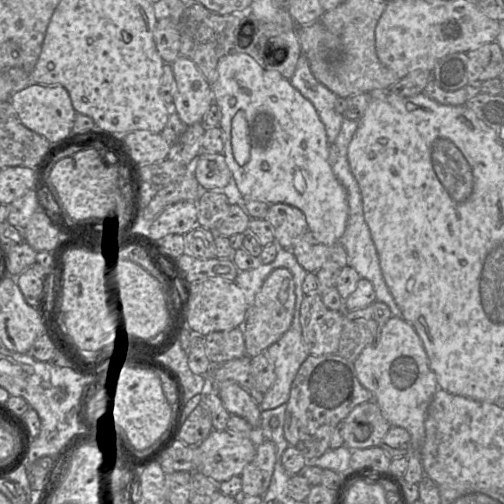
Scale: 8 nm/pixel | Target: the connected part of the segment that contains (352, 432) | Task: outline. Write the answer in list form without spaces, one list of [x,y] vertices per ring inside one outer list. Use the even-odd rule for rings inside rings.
[[[373,400],[361,403],[342,421],[344,445],[350,450],[379,447],[390,427]]]

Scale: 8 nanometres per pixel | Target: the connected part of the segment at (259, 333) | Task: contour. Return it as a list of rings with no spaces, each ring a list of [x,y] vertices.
[[[273,270],[257,293],[243,327],[246,356],[255,357],[264,353],[268,347],[277,342],[290,328],[296,311],[296,293],[293,277],[289,270]]]

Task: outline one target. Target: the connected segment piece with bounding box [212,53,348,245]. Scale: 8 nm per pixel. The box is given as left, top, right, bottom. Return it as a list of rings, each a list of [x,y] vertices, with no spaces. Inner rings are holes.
[[[229,53],[223,56],[217,64],[217,78],[212,84],[214,103],[221,111],[219,128],[222,131],[223,156],[233,177],[234,193],[240,193],[244,199],[251,199],[267,203],[285,203],[298,208],[305,216],[309,233],[318,242],[325,245],[339,243],[343,236],[348,220],[348,198],[346,191],[339,182],[329,162],[329,143],[325,126],[321,122],[313,104],[296,90],[288,79],[283,78],[278,72],[267,71],[262,68],[251,56],[244,53]]]

